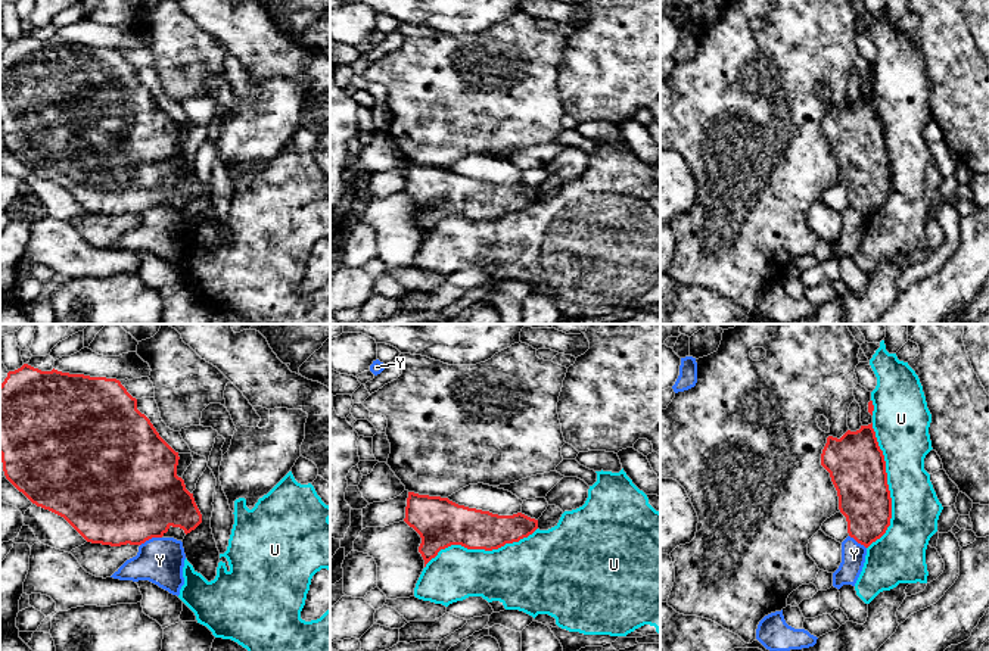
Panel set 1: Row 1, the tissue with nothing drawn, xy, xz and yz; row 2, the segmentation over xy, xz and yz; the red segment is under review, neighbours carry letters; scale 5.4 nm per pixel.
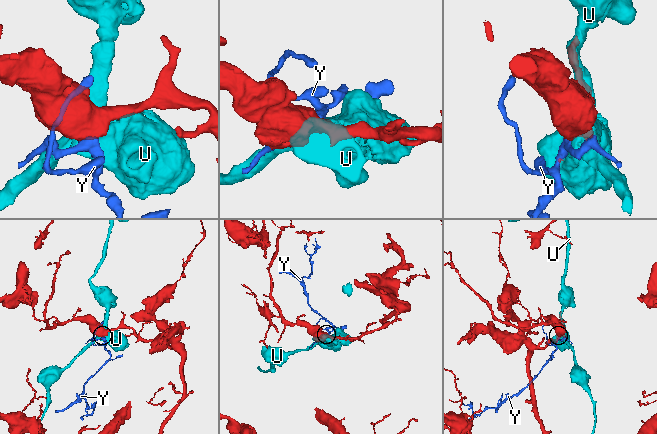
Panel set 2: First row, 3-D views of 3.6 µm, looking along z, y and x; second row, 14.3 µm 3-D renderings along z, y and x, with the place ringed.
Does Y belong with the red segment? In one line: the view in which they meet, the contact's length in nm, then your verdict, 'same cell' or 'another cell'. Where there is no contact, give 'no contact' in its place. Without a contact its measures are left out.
contact in xy; length 130 nm; another cell

